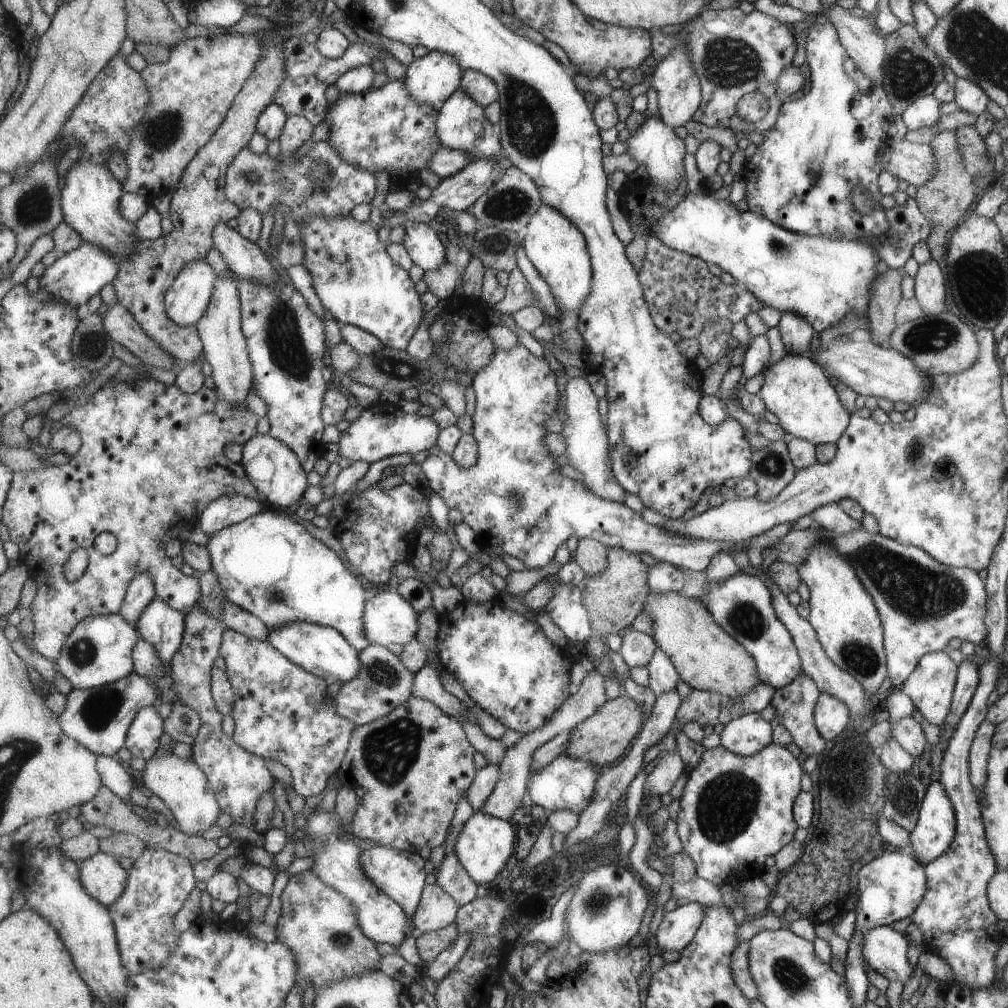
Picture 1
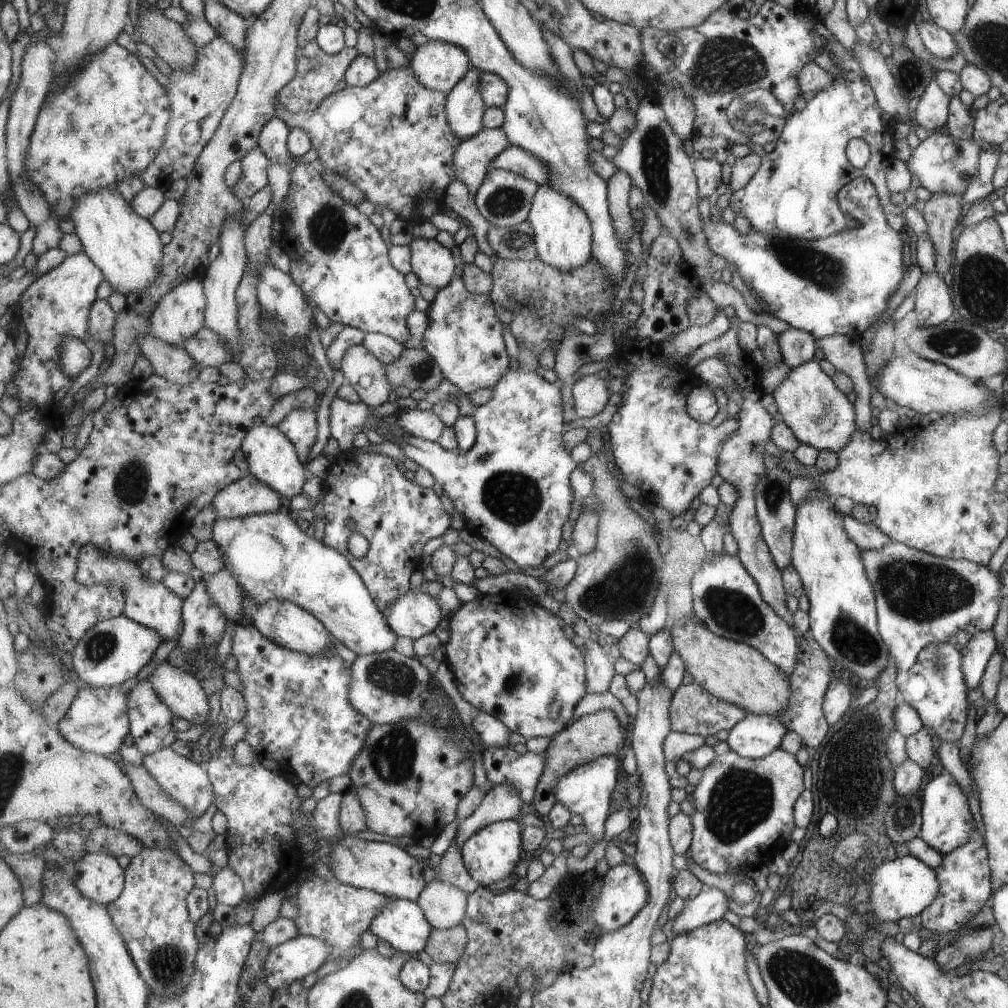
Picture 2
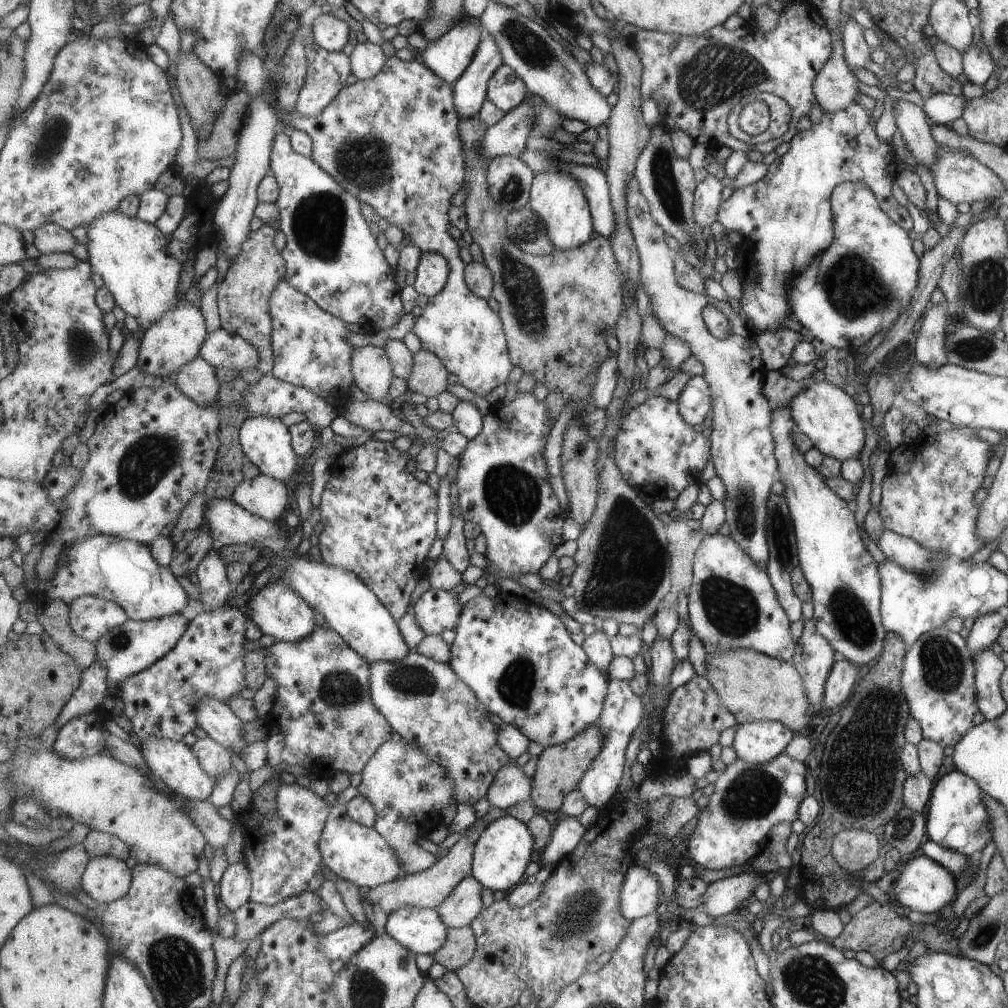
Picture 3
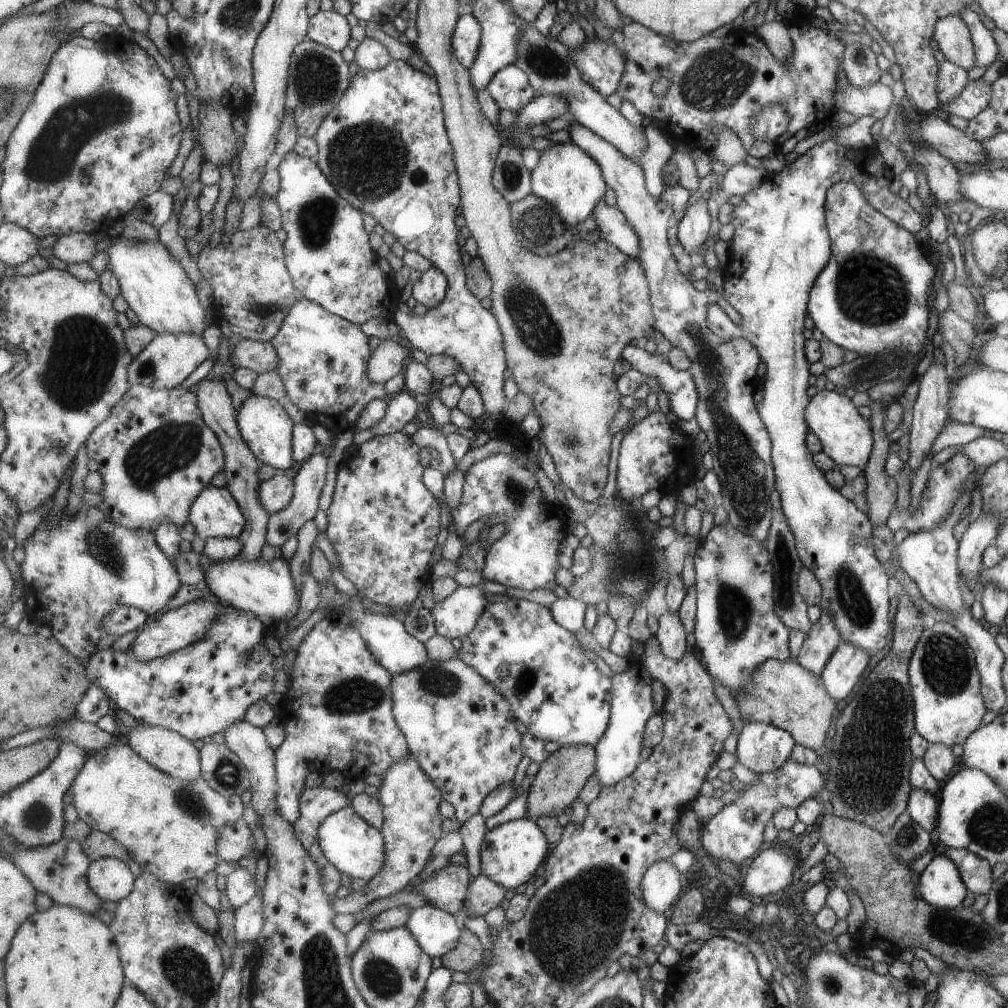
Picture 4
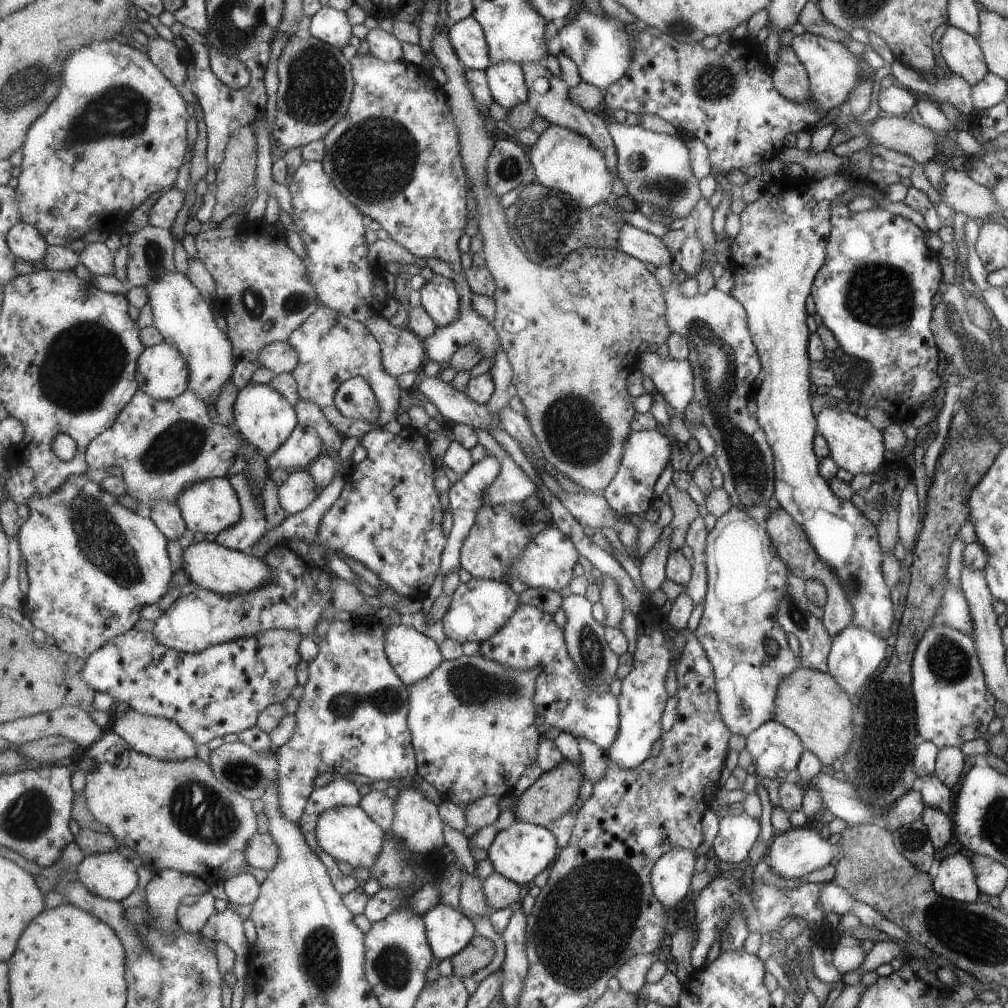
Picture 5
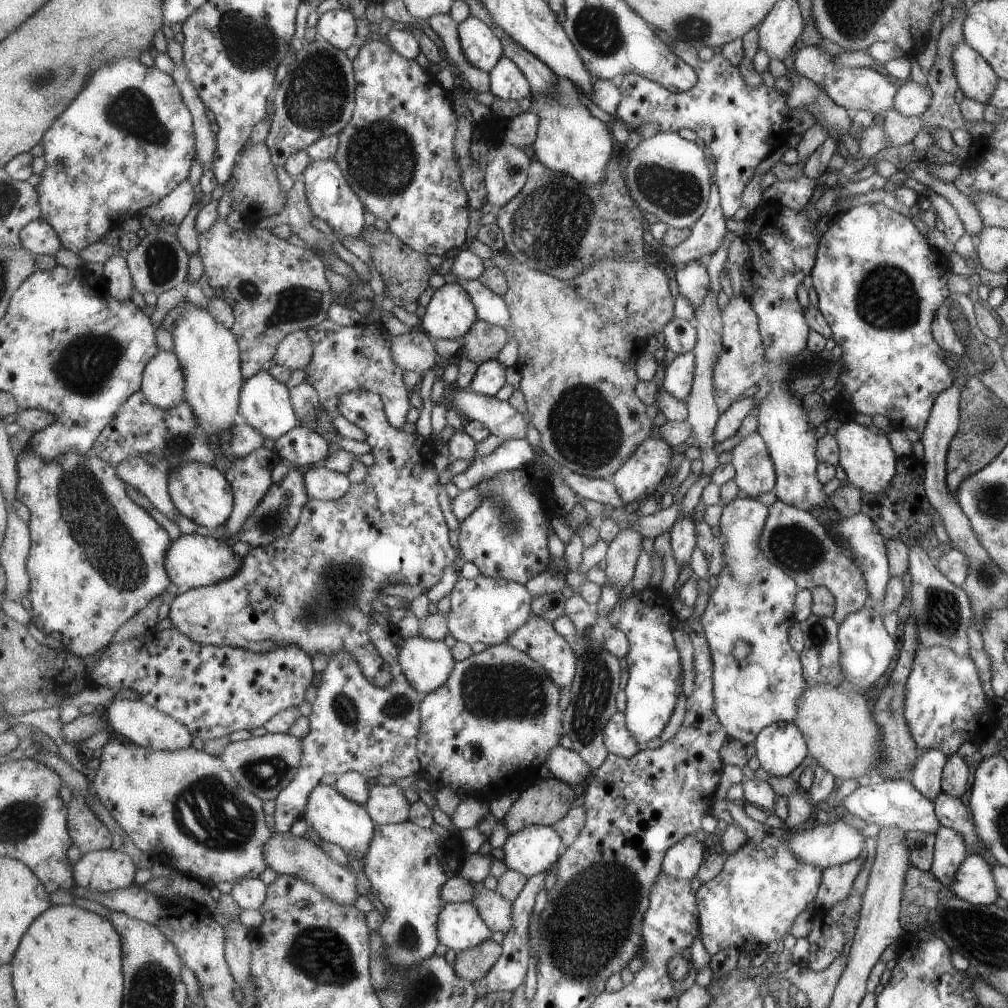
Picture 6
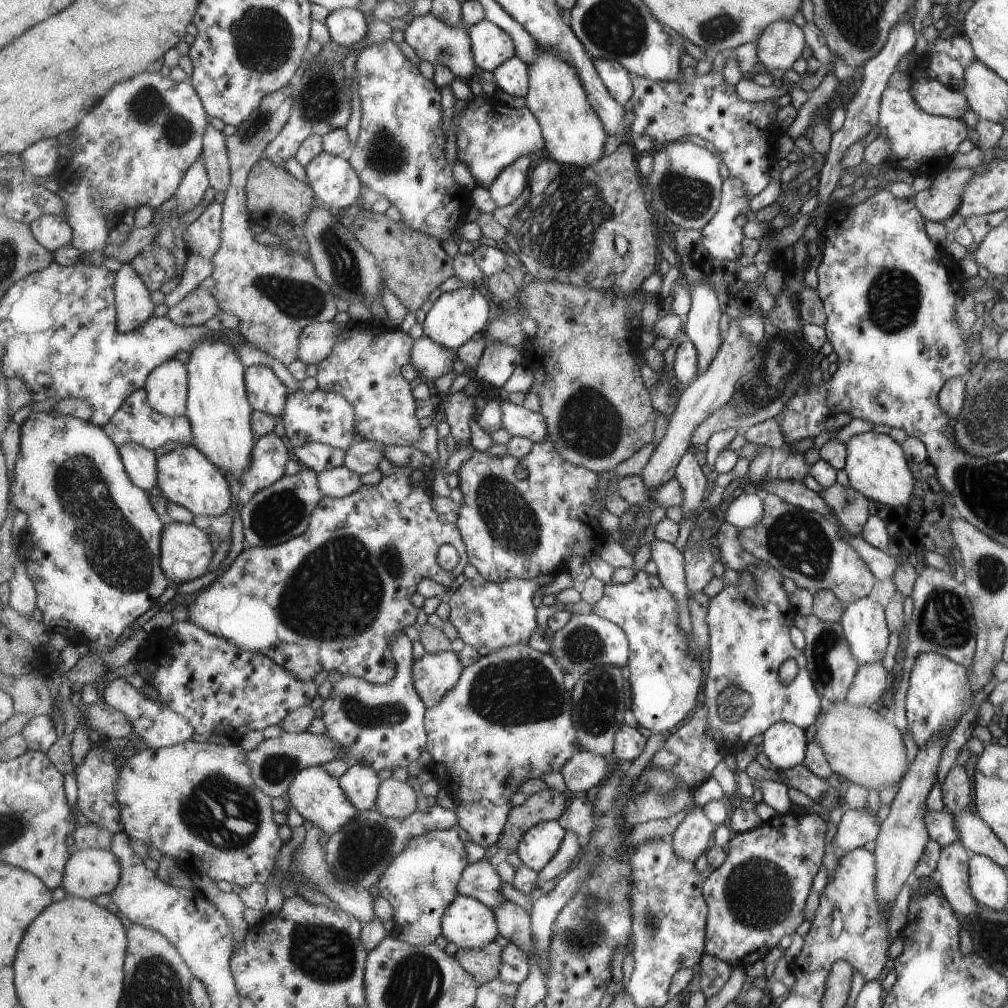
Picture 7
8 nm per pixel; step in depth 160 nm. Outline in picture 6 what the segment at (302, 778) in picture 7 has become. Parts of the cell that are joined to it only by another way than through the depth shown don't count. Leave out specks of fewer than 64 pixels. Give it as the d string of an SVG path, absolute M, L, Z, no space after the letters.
M319 783L311 792L304 819L307 824L312 825L323 840L336 844L351 857L367 856L377 828L366 805L357 804L354 800L347 798L333 784Z

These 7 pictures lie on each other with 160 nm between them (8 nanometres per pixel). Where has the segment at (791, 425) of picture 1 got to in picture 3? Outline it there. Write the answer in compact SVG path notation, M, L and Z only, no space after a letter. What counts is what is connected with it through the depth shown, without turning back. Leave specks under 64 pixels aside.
M807 378L802 381L800 391L793 395L788 407L795 423L795 432L808 436L813 447L824 457L831 457L841 462L857 457L861 452L865 440L863 422L859 418L855 402L843 390L839 390L837 385L832 385L826 380L813 381Z

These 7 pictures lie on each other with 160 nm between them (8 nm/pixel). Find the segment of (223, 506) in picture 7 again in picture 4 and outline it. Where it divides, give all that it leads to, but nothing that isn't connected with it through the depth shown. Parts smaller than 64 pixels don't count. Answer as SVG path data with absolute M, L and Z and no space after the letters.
M207 486L207 489L195 500L190 522L193 523L197 534L204 540L209 538L238 538L243 534L247 526L246 514L243 513L243 508L239 502L233 497L228 487L215 488L215 486Z

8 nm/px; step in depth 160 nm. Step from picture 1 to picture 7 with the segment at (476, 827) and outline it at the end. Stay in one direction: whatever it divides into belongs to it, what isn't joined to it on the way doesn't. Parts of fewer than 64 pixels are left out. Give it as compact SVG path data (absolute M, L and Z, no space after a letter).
M558 821L536 824L520 840L517 854L523 864L539 872L558 855L567 830Z

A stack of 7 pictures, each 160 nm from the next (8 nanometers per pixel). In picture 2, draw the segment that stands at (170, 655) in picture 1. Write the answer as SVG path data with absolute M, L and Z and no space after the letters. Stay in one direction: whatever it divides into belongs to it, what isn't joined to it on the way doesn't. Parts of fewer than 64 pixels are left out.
M89 543L80 552L76 579L87 586L107 584L121 589L126 596L124 615L159 631L164 641L177 637L184 626L184 598L173 592L163 580L149 580L137 561L127 560Z

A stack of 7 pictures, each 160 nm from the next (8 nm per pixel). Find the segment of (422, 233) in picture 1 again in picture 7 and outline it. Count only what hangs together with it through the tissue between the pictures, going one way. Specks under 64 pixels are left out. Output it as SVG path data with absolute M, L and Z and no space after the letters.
M471 285L444 292L426 314L423 322L423 334L443 346L458 349L473 336L477 337L477 332L482 332L489 322L489 314L491 314L491 304L477 288Z

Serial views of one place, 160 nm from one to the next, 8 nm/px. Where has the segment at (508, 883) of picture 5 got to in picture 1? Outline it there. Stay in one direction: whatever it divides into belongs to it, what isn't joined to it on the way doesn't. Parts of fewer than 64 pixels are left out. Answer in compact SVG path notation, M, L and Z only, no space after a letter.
M431 881L423 892L418 911L415 912L413 936L419 938L429 931L440 930L456 923L460 908L453 896L450 896L436 882Z

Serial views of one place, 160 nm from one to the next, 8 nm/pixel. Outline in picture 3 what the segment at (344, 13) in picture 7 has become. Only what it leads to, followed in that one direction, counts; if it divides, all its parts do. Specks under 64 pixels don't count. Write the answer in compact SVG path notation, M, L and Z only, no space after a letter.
M321 13L313 22L314 43L329 52L341 52L351 40L351 27L330 13Z

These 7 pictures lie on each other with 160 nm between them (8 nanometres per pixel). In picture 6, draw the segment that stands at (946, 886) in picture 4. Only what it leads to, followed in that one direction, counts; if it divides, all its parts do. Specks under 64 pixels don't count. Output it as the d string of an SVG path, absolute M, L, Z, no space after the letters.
M967 854L947 888L972 905L989 906L998 896L992 866L977 854Z

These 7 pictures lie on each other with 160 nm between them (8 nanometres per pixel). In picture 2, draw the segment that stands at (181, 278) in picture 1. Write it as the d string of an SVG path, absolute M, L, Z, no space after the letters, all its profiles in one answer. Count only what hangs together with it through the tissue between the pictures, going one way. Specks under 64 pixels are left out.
M189 277L179 286L171 289L159 302L151 317L151 334L170 345L180 346L186 343L206 326L207 297L203 278Z

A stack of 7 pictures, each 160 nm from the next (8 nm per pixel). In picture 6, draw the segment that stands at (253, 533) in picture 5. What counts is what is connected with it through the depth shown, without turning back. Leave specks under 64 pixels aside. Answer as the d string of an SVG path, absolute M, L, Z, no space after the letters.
M266 447L258 448L251 454L244 457L239 457L235 462L226 470L226 477L232 484L235 493L235 506L233 514L226 522L225 526L228 531L227 540L231 540L233 535L236 535L242 528L243 524L249 515L252 515L254 508L264 499L264 496L270 491L273 484L272 468L277 464L284 462L284 458L275 450Z

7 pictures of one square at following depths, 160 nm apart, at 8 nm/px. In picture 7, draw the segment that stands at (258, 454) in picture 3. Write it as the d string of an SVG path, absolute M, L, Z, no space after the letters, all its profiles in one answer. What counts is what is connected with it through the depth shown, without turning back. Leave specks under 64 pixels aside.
M269 365L246 367L248 396L253 408L273 416L285 415L290 389Z

